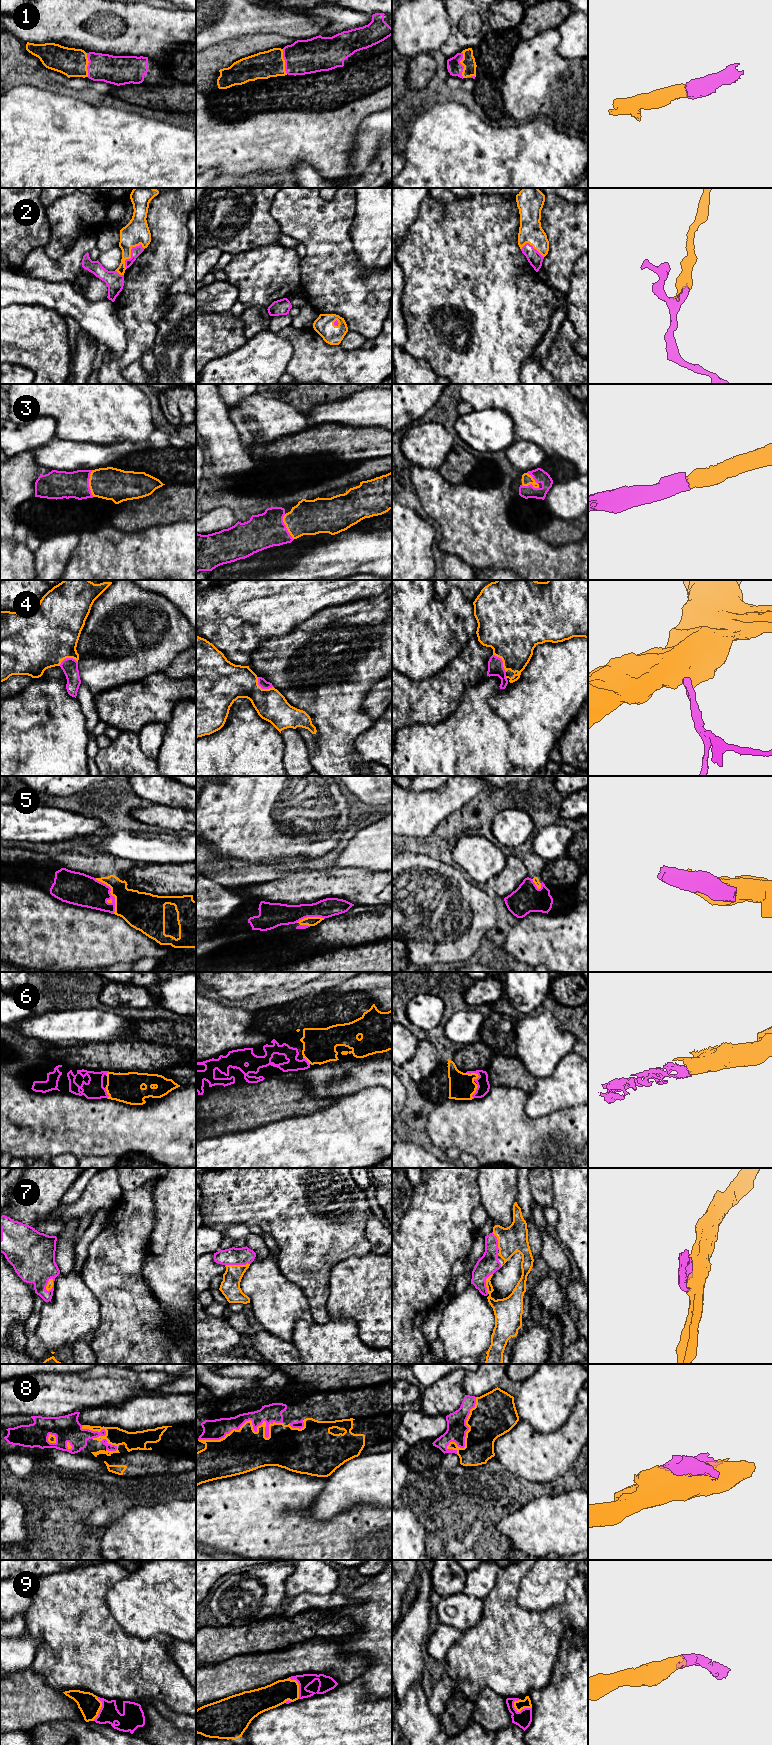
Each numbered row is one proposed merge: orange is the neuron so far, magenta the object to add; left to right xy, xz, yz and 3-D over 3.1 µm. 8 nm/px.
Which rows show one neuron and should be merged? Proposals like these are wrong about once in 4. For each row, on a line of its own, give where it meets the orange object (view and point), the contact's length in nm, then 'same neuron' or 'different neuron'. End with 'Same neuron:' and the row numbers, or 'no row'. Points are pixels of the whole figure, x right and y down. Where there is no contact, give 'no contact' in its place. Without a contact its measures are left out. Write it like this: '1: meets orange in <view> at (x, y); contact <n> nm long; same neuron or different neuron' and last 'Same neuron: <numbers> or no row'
1: meets orange in yz at (462, 64); contact 200 nm long; same neuron
2: meets orange in xy at (130, 255); contact 240 nm long; same neuron
3: meets orange in xy at (89, 483); contact 220 nm long; same neuron
4: meets orange in xz at (261, 688); contact 150 nm long; same neuron
5: meets orange in xy at (110, 892); contact 320 nm long; different neuron
6: meets orange in yz at (473, 1073); contact 120 nm long; same neuron
7: meets orange in xy at (47, 1284); contact 120 nm long; same neuron
8: meets orange in xz at (252, 1426); contact 700 nm long; different neuron
9: meets orange in yz at (520, 1710); contact 160 nm long; same neuron
Same neuron: 1, 2, 3, 4, 6, 7, 9

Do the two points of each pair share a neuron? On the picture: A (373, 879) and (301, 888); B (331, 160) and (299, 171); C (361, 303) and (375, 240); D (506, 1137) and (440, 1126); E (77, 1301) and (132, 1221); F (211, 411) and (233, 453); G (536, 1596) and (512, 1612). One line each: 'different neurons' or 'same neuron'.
A: same neuron
B: different neurons
C: different neurons
D: same neuron
E: different neurons
F: same neuron
G: different neurons

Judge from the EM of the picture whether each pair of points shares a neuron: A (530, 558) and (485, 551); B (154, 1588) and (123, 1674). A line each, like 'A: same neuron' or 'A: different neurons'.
A: same neuron
B: different neurons

